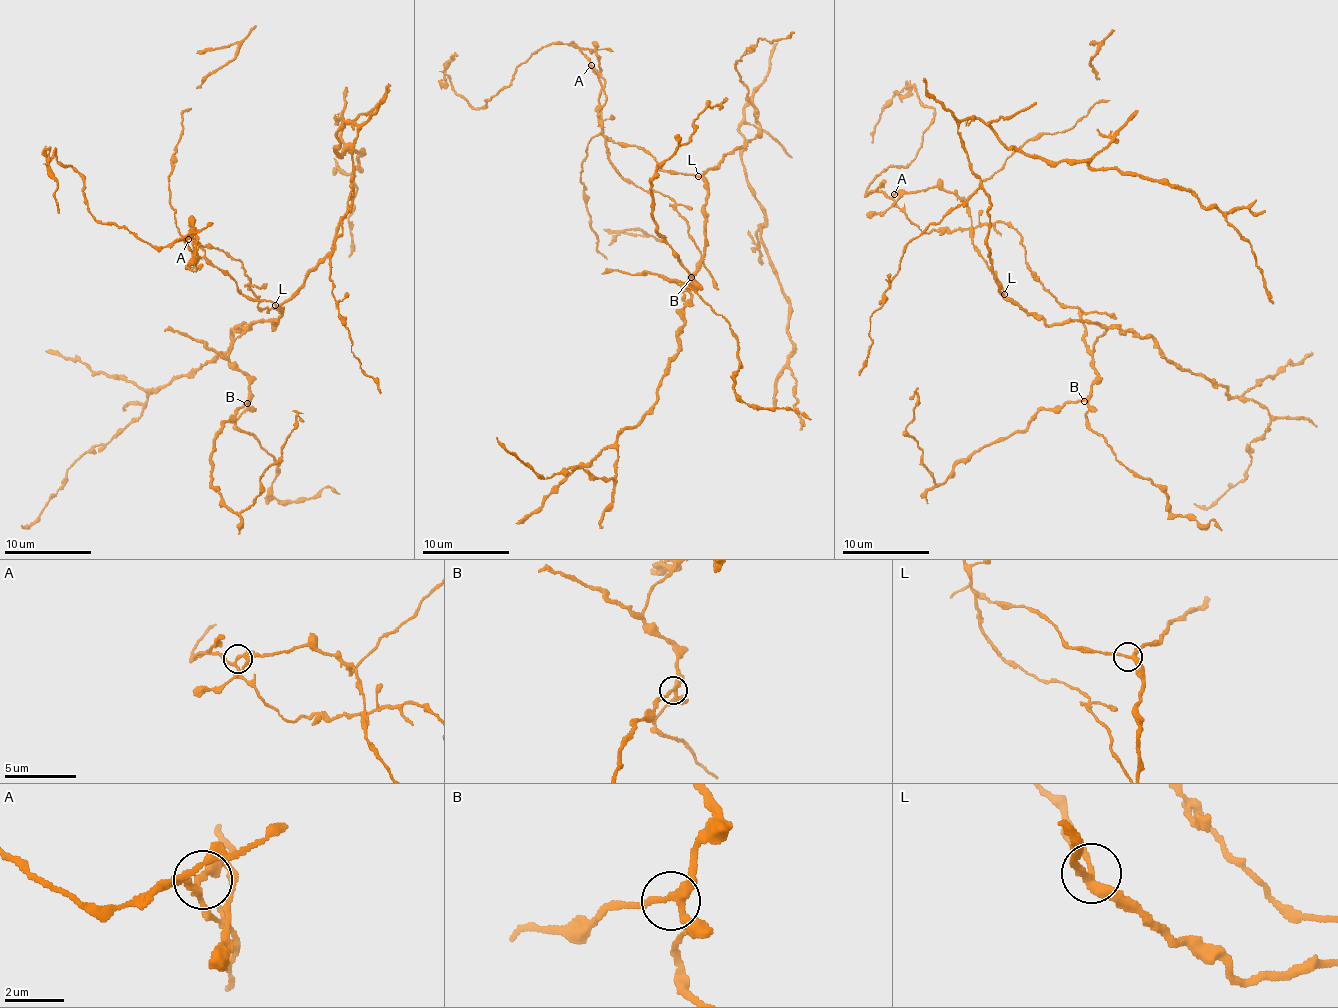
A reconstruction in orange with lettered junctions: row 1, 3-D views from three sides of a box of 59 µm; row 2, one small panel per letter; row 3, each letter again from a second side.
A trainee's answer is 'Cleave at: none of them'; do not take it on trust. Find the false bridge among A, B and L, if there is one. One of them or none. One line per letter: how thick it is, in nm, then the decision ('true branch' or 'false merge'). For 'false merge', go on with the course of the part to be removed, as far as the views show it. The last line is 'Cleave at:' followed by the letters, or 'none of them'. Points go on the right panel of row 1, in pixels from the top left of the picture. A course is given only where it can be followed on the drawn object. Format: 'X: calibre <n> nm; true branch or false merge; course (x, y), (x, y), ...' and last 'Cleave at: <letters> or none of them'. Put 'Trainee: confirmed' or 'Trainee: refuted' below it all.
A: calibre 220 nm; false merge; course (893, 195), (925, 232), (1010, 225), (1020, 236), (1029, 270), (1061, 304), (1116, 318)
B: calibre 240 nm; true branch
L: calibre 240 nm; true branch
Cleave at: A
Trainee: refuted

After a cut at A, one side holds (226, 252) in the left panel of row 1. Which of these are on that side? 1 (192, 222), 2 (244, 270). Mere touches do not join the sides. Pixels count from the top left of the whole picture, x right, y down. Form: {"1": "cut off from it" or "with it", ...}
{"1": "cut off from it", "2": "with it"}

